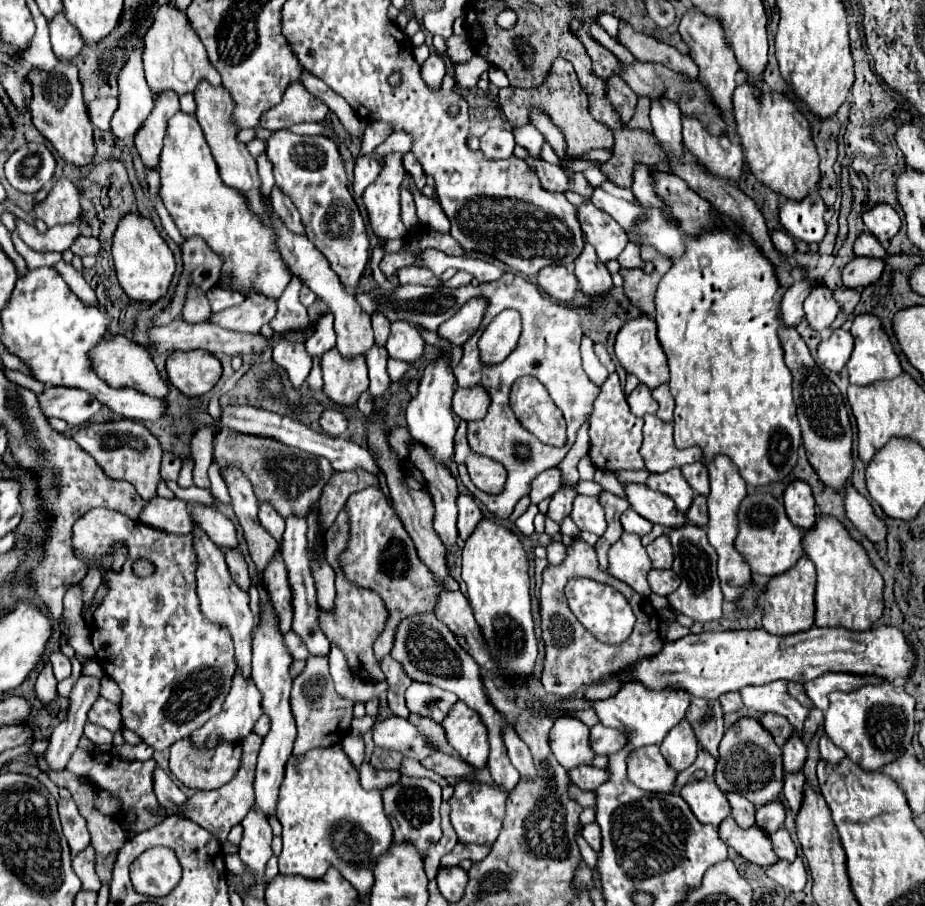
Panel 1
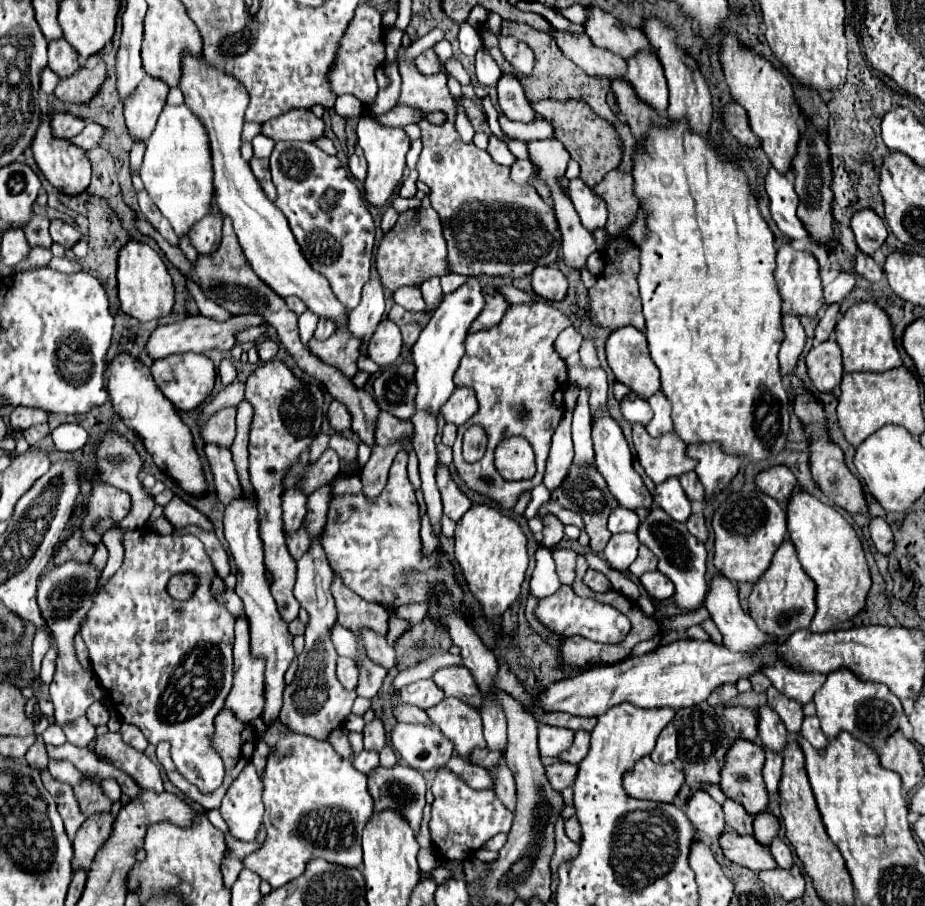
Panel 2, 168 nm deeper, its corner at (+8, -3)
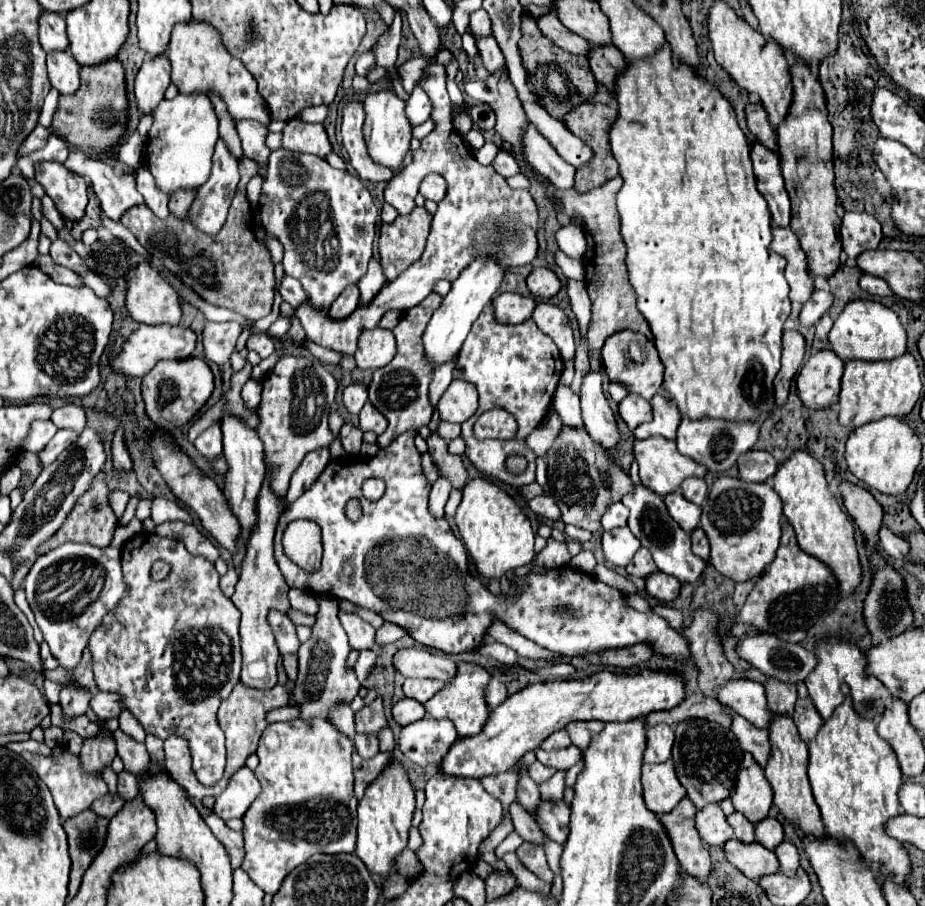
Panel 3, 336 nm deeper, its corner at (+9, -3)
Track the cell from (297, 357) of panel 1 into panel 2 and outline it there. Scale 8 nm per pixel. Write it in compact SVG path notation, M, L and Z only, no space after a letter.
M272 338L262 340L262 342L258 344L258 356L260 356L260 360L262 360L262 362L272 360L272 358L276 356L276 352L278 352L278 342L276 342L276 340L272 340Z

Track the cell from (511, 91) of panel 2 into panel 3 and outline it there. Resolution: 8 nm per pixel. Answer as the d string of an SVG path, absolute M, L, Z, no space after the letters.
M483 38L477 42L483 66L487 68L487 72L505 72L507 64L505 64L505 56L497 44L495 38Z

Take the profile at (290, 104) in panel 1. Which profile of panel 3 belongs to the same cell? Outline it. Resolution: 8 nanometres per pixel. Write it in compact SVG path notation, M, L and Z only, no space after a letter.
M299 118L289 120L283 128L283 148L287 150L299 150L299 152L309 152L315 156L325 158L331 152L331 144L327 138L327 132L321 124L309 124Z

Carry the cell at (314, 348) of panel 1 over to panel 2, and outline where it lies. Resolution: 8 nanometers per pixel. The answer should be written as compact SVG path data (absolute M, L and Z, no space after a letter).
M320 318L320 322L318 322L318 328L316 328L316 332L314 332L314 336L316 338L320 338L320 340L324 340L324 338L328 338L328 336L332 336L334 332L336 332L336 322L334 320L328 320L328 318Z

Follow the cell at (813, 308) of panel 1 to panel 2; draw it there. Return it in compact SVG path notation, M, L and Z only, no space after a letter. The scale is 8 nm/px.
M784 244L778 250L776 262L776 280L782 300L790 304L796 314L816 316L824 306L824 292L814 256Z

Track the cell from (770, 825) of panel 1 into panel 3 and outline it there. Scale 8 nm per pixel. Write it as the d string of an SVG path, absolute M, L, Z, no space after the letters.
M767 816L765 820L761 820L759 824L755 824L755 840L759 844L763 844L765 848L773 850L775 846L779 846L783 840L785 840L785 834L783 834L783 826L777 818L771 818Z

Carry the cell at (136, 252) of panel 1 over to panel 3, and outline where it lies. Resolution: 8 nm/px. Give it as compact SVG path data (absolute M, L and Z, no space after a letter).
M137 264L127 280L127 312L139 324L179 324L181 300L173 286L149 264Z

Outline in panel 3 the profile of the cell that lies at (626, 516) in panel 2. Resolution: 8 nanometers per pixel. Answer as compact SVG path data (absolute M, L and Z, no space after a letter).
M615 502L607 508L607 512L603 514L603 530L611 530L611 528L619 528L619 526L627 526L627 508L621 502Z

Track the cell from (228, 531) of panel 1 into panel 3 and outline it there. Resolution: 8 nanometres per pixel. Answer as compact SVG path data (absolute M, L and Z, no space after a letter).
M155 498L153 502L153 510L151 510L151 518L155 524L163 524L167 520L181 520L181 522L193 522L191 514L183 508L177 506L177 502L165 500L165 498Z

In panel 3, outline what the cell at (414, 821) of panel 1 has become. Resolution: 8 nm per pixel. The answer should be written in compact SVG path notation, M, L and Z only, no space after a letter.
M353 750L353 772L355 772L355 796L360 800L367 786L393 762L391 754L379 752L377 756L363 760L359 754Z

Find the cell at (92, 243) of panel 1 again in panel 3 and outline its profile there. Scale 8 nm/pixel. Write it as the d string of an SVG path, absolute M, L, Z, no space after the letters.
M45 196L41 202L43 202L43 216L45 216L45 218L47 218L47 220L49 220L49 222L51 222L51 224L57 228L57 230L61 230L65 222L63 222L61 214L57 212L57 208L55 208L53 200L51 200L49 196Z

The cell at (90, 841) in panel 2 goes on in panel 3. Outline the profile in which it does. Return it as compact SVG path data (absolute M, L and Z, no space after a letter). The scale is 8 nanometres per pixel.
M103 796L99 800L95 800L95 804L91 804L91 812L95 812L99 818L113 818L121 808L123 808L125 800L119 796Z

